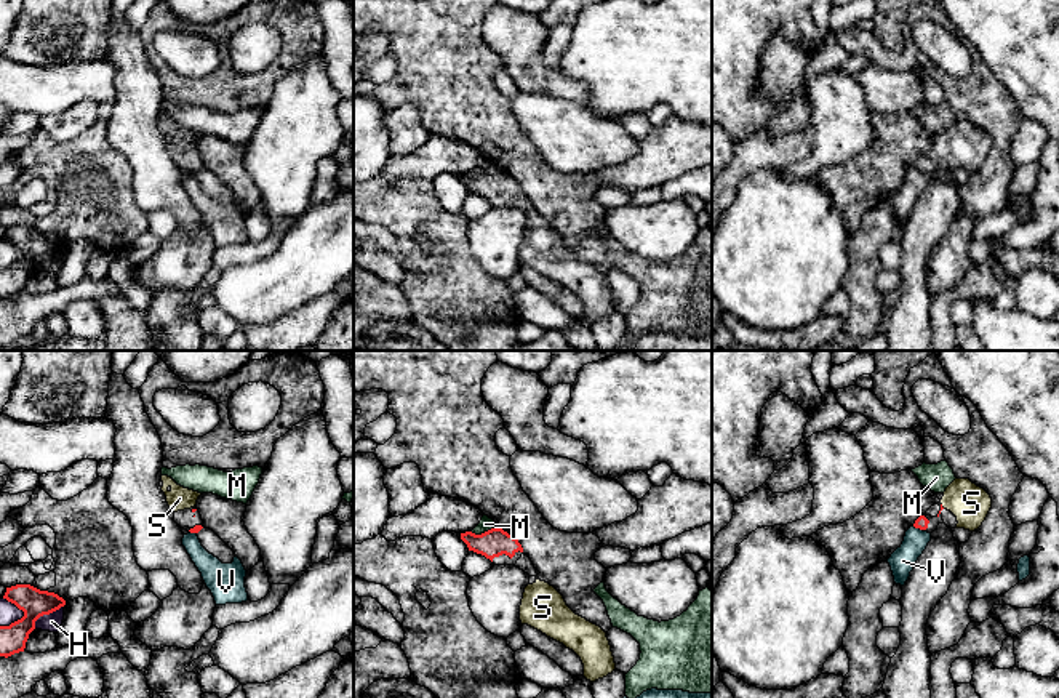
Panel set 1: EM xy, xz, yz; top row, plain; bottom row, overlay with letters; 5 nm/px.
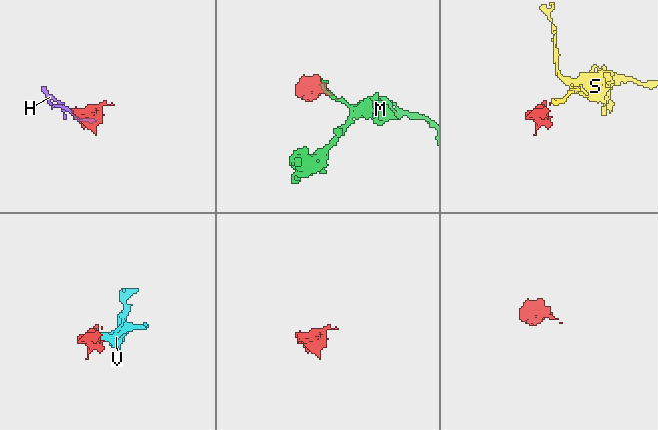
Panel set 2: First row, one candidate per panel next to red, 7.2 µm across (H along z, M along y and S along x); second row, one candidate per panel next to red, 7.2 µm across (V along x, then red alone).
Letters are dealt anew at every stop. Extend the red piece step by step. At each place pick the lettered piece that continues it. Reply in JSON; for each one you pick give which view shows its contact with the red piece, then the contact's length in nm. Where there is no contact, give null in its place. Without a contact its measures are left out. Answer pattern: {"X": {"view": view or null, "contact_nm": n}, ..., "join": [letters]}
{"S": {"view": "yz", "contact_nm": 40}, "join": ["S"]}

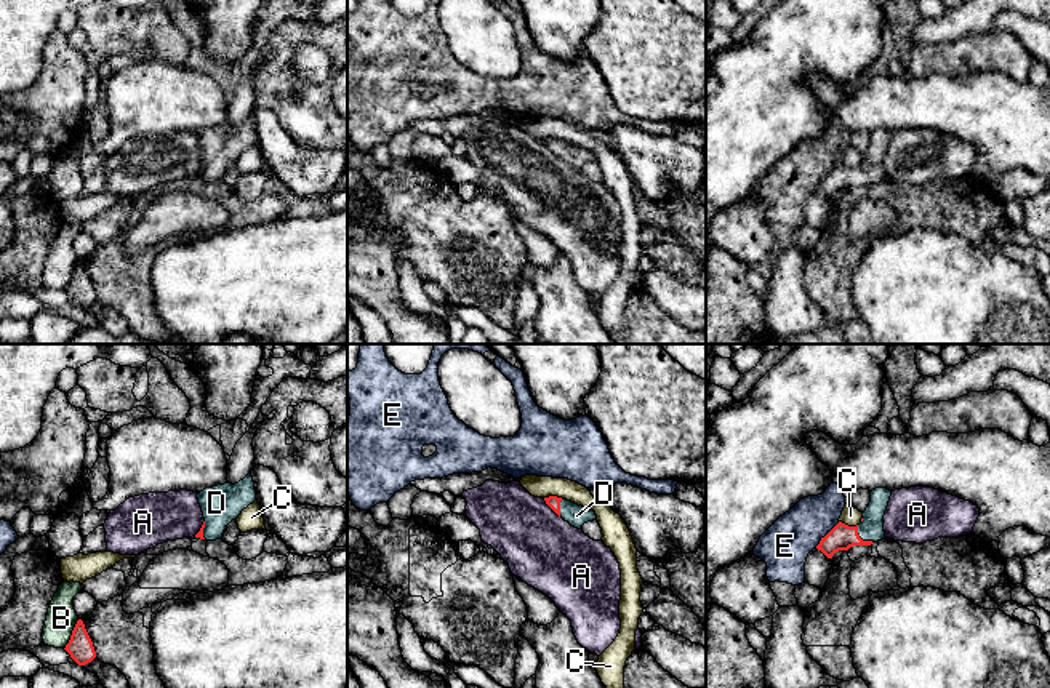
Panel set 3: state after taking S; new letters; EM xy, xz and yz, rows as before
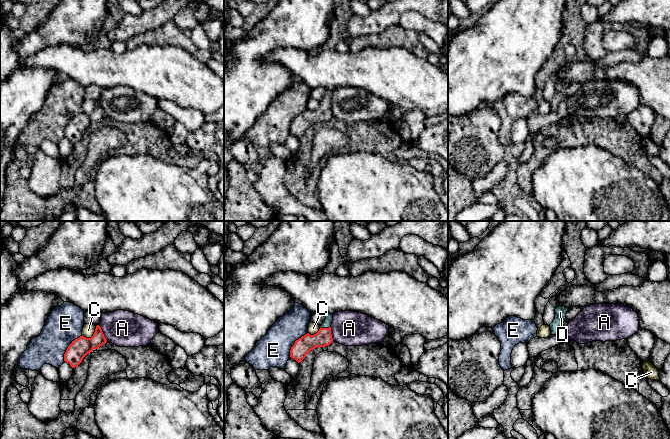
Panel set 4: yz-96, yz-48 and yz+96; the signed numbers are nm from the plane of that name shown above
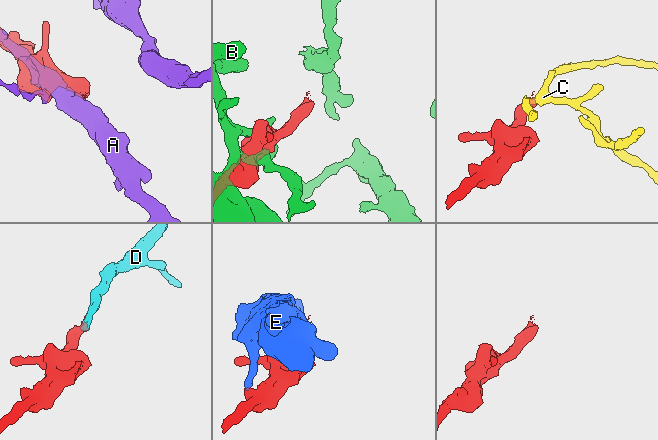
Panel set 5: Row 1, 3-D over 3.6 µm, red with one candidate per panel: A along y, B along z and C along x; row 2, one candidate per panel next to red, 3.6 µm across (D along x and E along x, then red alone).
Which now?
{"D": {"view": "yz", "contact_nm": 130}, "join": ["D"]}

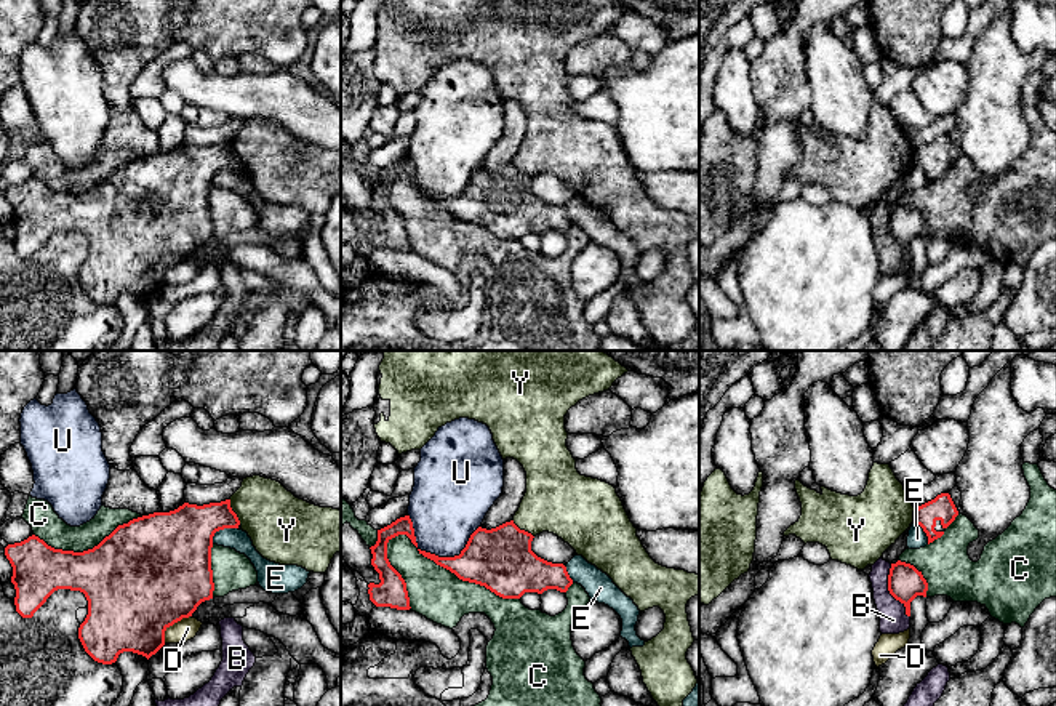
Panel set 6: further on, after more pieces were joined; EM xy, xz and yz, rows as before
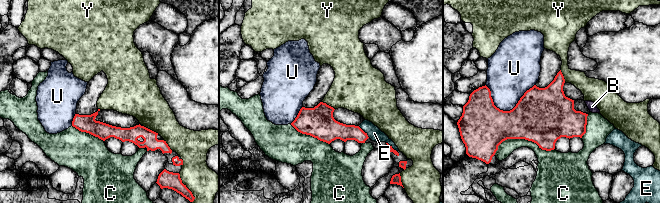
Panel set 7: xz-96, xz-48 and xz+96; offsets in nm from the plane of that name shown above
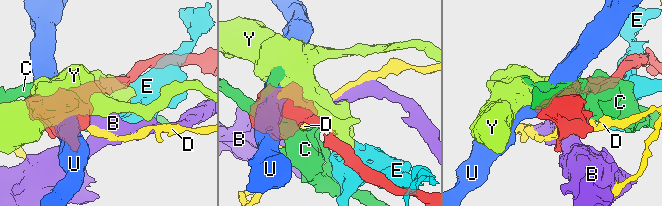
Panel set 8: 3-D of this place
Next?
{"join": []}

